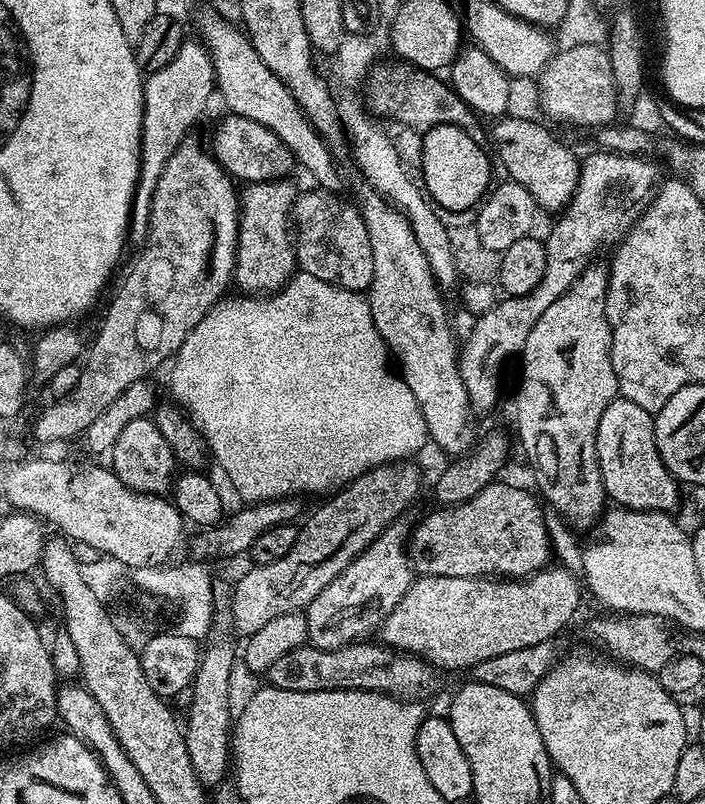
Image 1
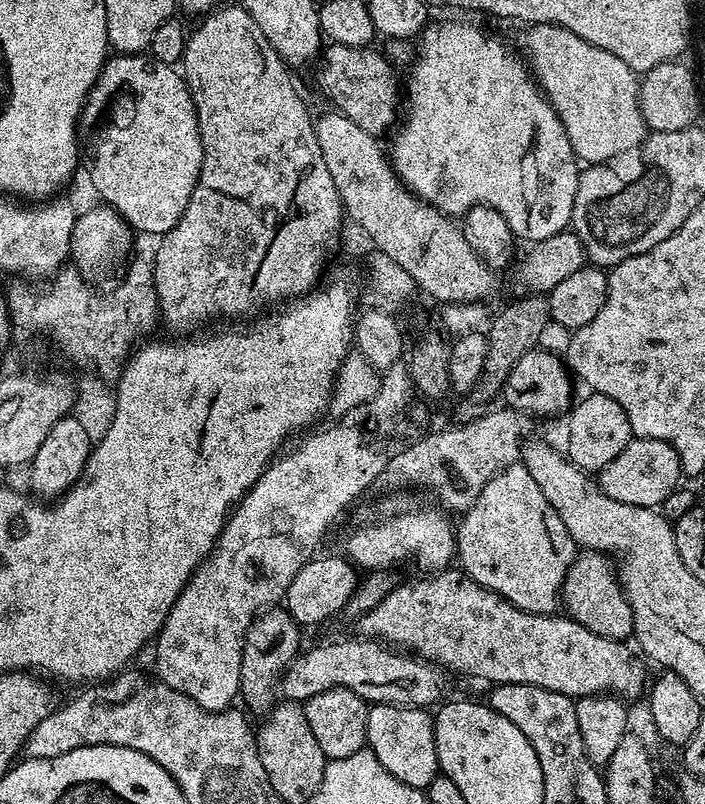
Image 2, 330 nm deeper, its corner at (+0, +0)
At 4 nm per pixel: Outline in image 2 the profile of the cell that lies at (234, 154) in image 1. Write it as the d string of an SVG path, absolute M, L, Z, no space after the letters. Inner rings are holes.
M116 54L105 59L104 69L98 74L94 86L88 91L88 97L84 99L84 109L80 111L78 121L78 140L82 145L83 159L84 156L88 159L88 176L92 179L93 190L104 199L101 201L107 207L114 209L126 221L129 228L137 233L145 232L148 236L159 238L176 225L178 218L182 218L182 214L186 210L186 202L190 202L190 194L194 194L194 186L198 182L198 174L202 170L202 142L198 130L196 107L192 101L188 84L173 65L153 60L148 54Z

